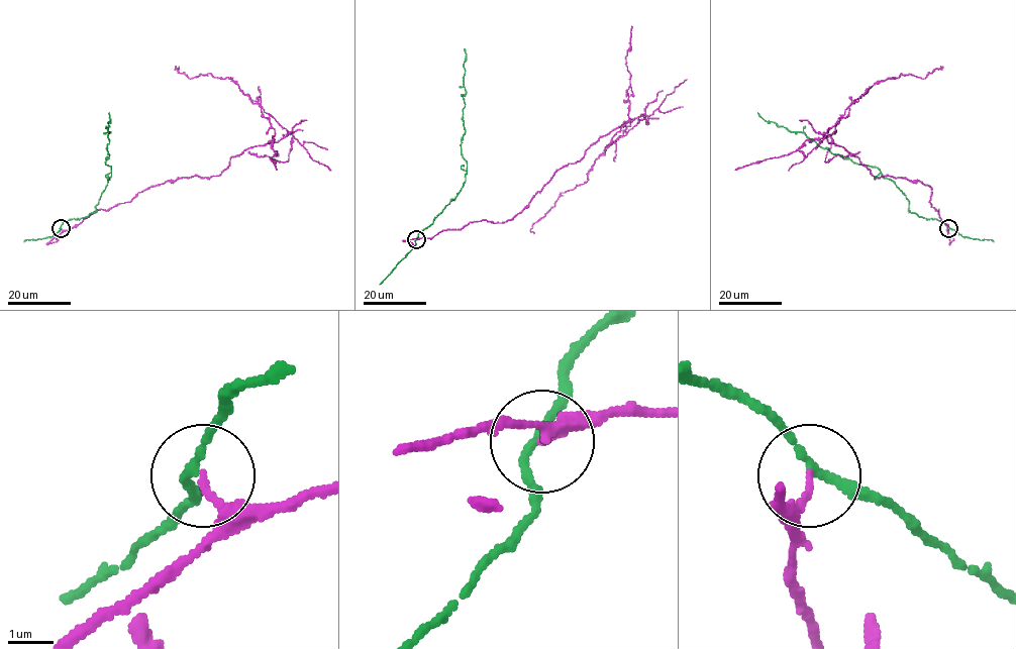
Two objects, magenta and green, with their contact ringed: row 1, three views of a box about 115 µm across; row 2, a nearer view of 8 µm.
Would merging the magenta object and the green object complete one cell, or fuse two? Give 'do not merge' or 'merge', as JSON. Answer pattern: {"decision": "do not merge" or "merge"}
{"decision": "do not merge"}

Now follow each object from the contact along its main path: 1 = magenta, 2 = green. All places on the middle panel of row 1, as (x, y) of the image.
1: (416, 240), (512, 219), (557, 170), (644, 114), (598, 156), (588, 180), (560, 194), (534, 233)
2: (416, 240), (454, 200), (466, 181), (467, 163), (461, 144), (465, 131), (465, 48)

